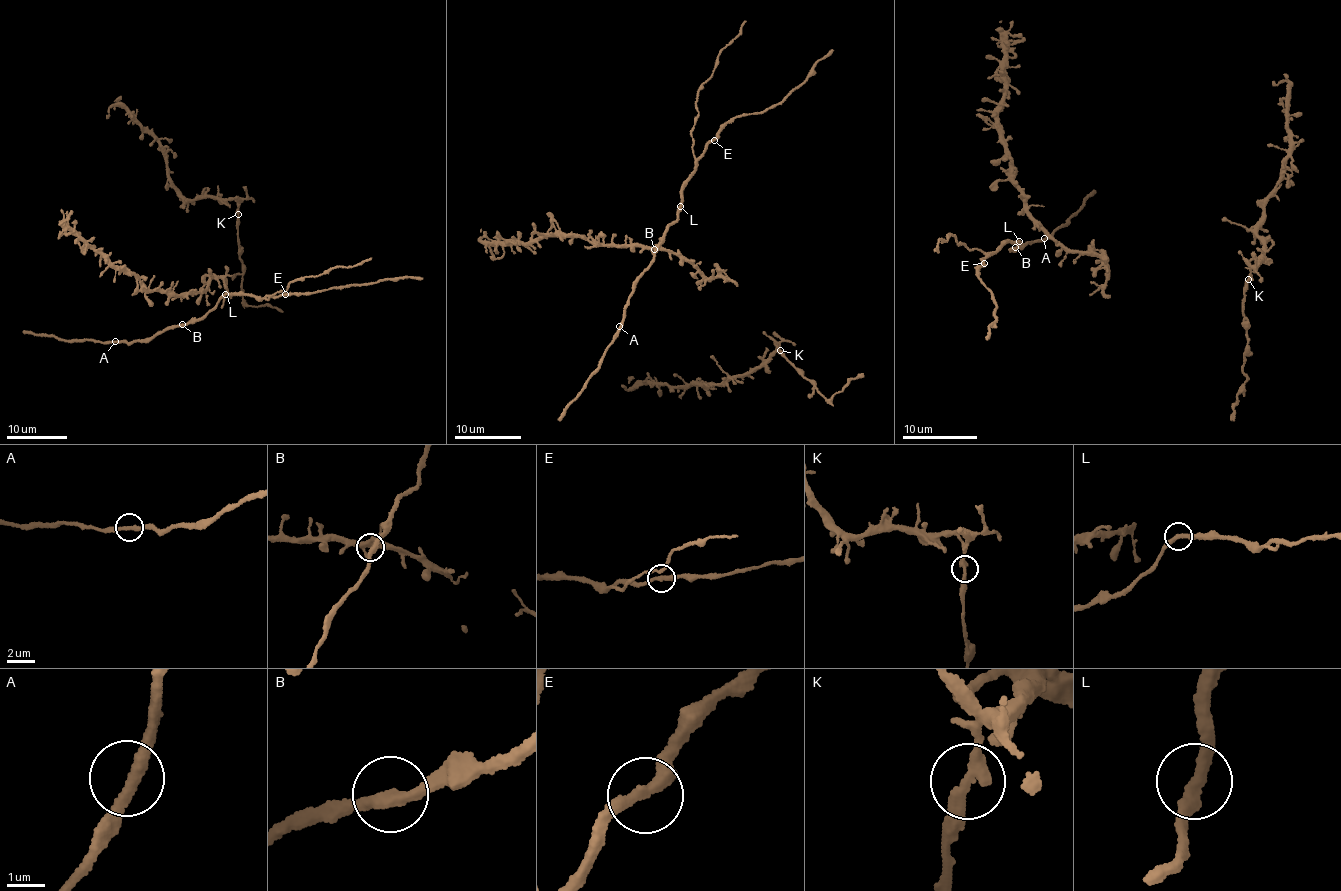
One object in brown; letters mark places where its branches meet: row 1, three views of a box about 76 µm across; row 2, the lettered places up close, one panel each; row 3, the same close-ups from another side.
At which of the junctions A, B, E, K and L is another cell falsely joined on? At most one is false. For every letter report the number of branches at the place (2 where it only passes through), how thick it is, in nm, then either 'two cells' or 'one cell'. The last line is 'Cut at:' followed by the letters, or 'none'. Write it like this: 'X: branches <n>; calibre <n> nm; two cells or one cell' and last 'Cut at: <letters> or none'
A: branches 2; calibre 300 nm; one cell
B: branches 2; calibre 320 nm; one cell
E: branches 2; calibre 320 nm; one cell
K: branches 2; calibre 320 nm; two cells
L: branches 2; calibre 320 nm; one cell
Cut at: K

